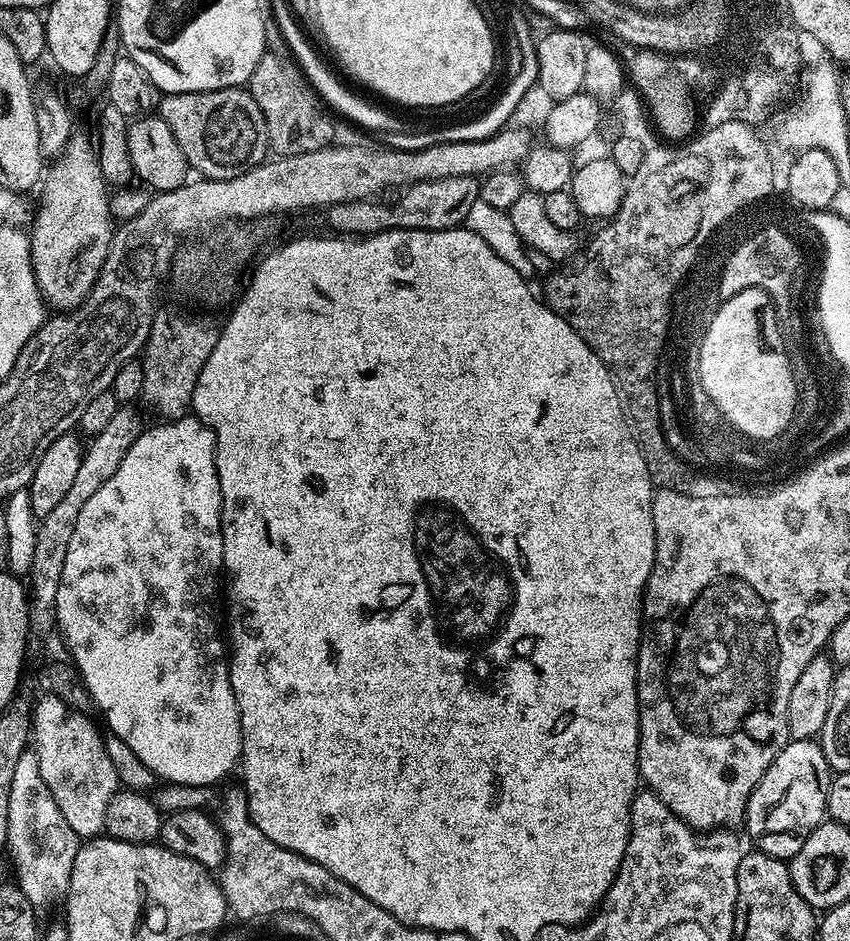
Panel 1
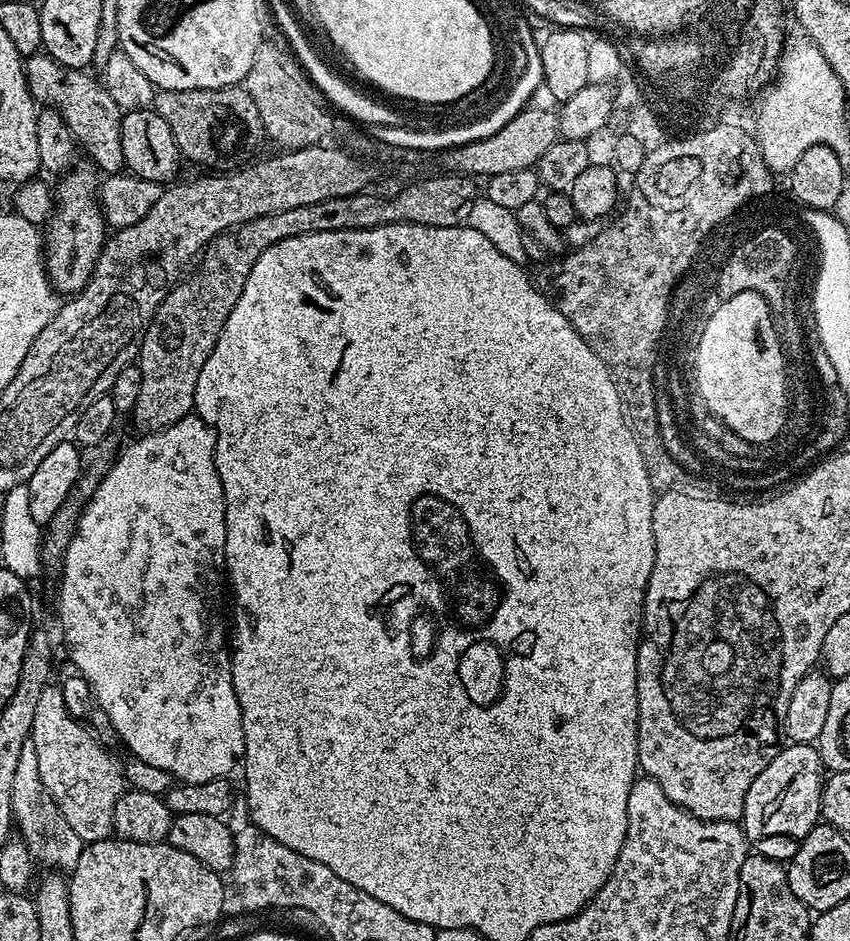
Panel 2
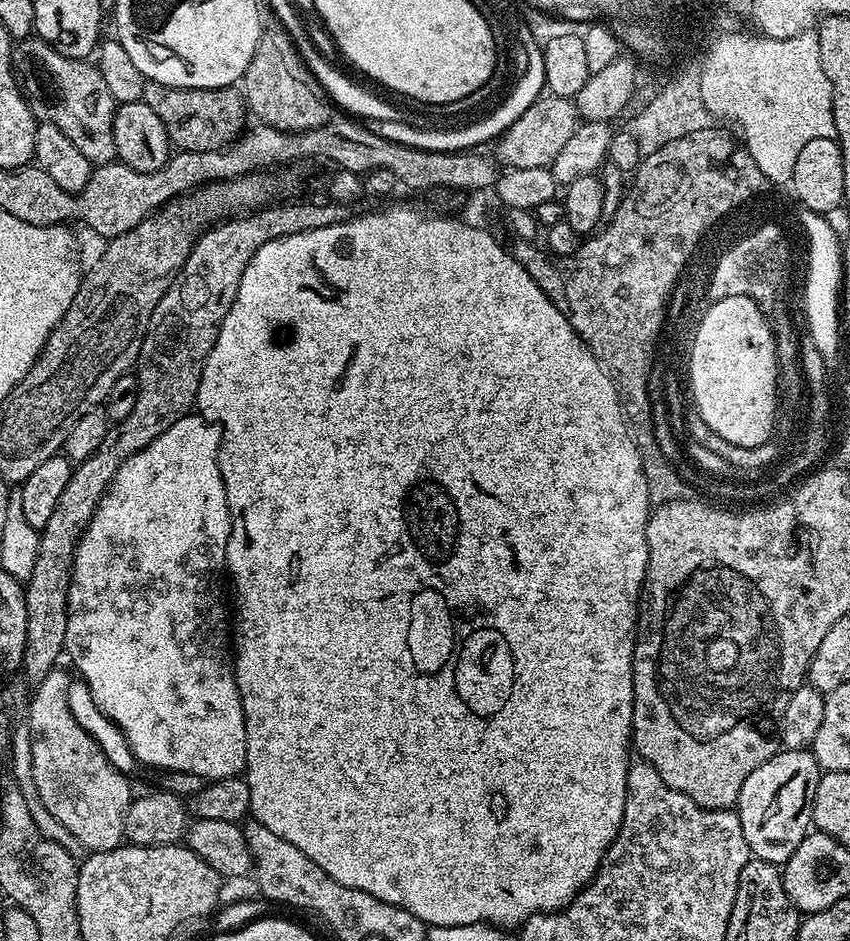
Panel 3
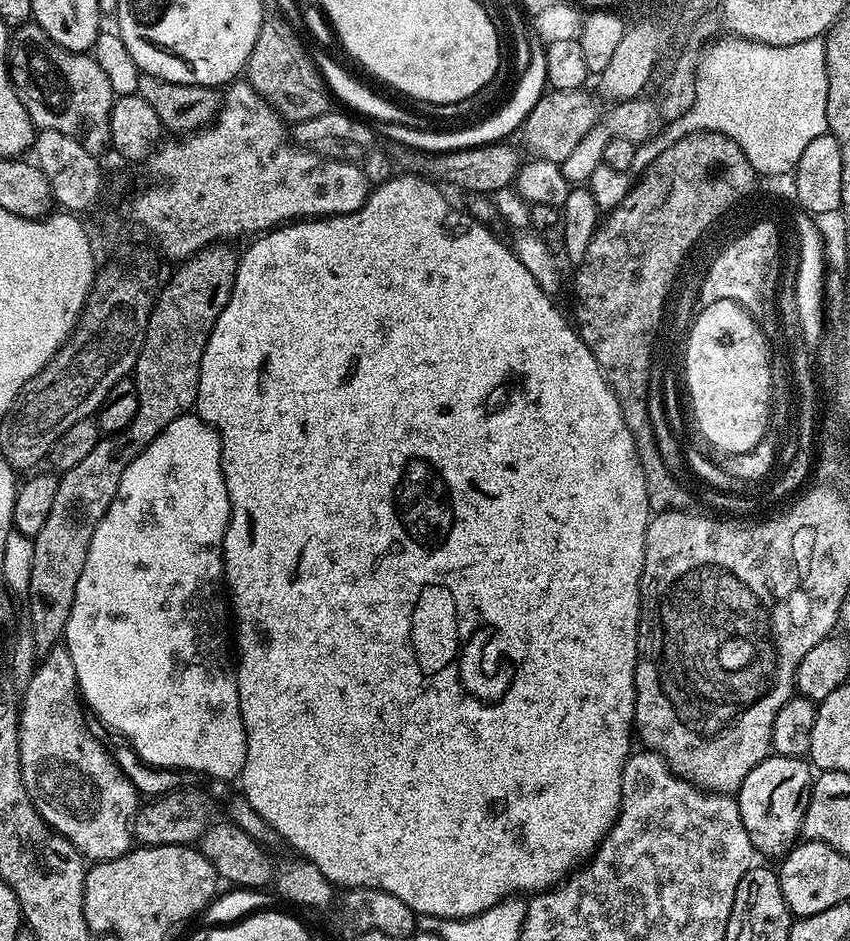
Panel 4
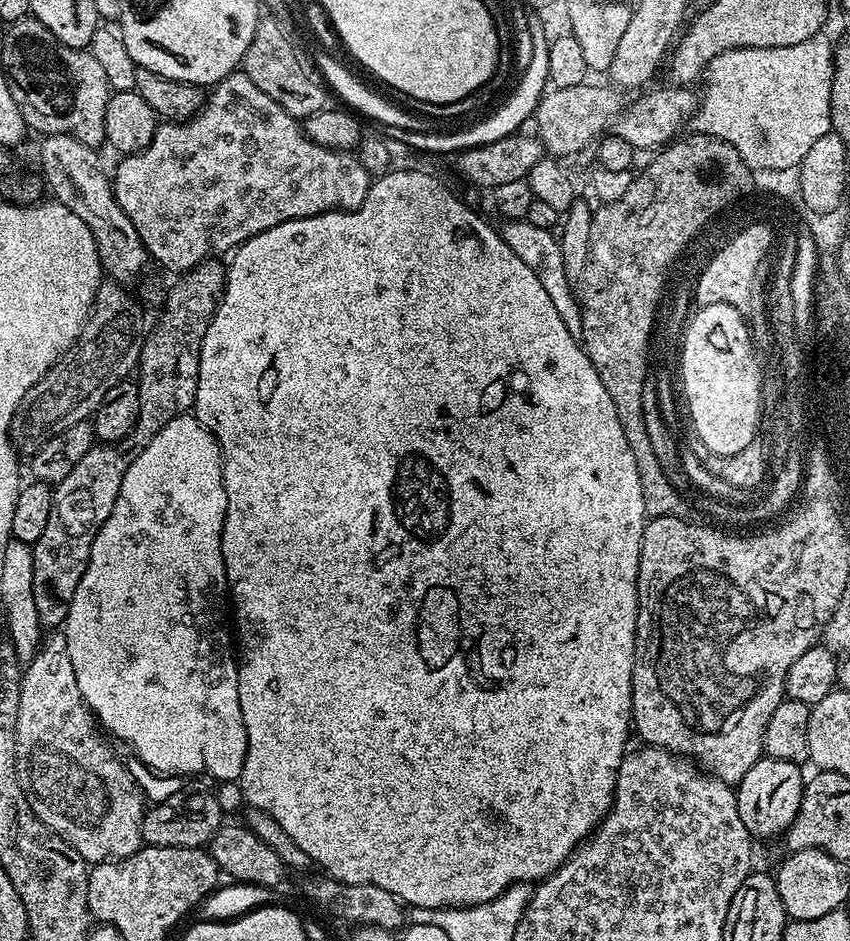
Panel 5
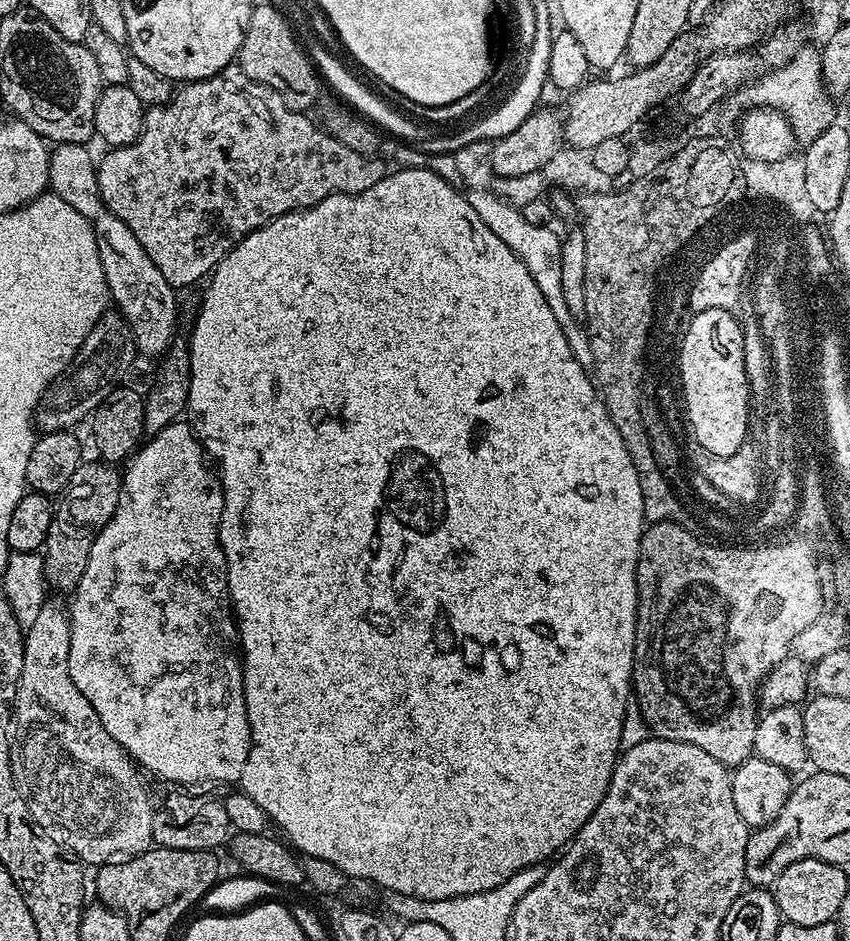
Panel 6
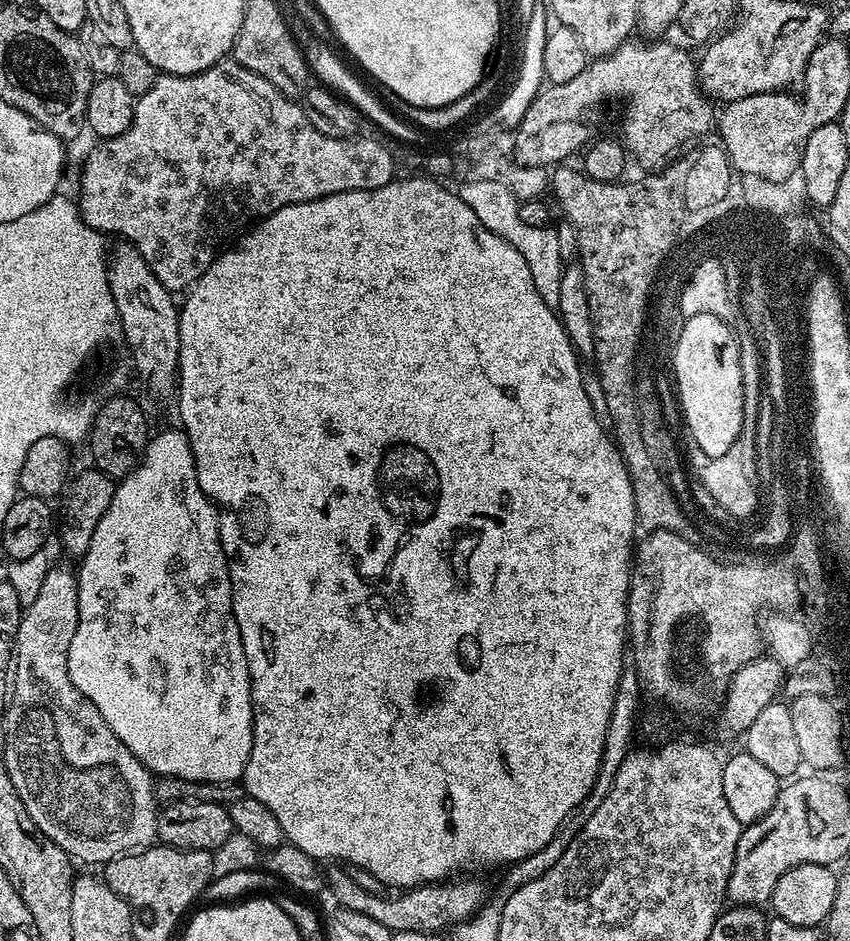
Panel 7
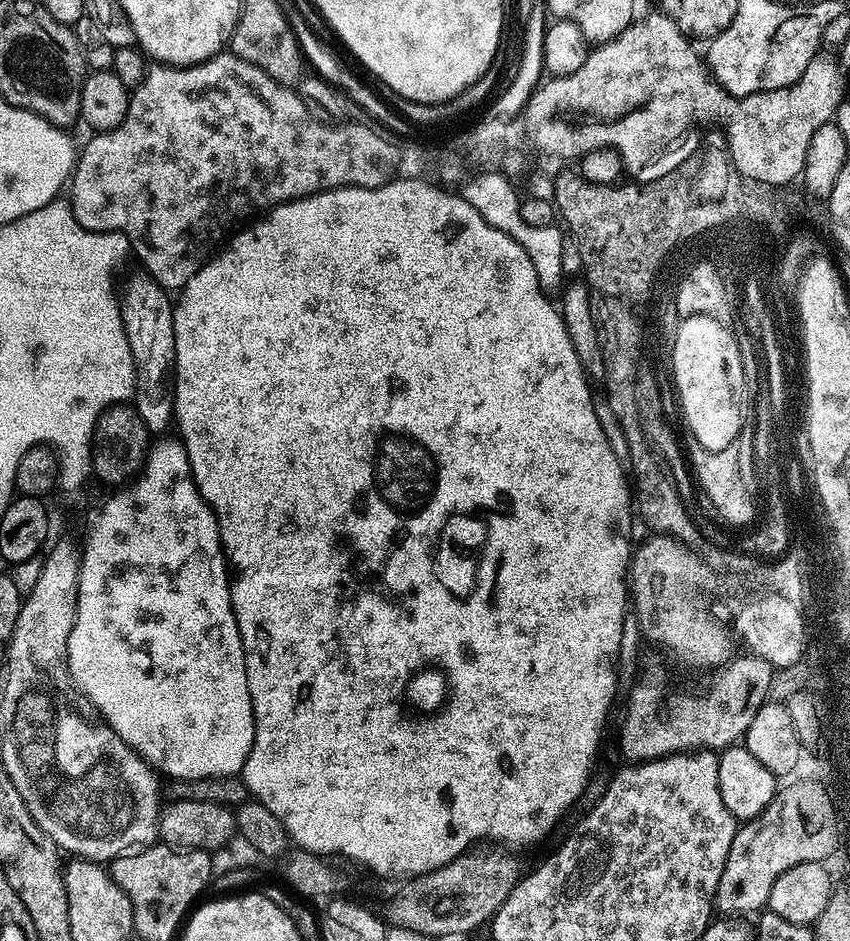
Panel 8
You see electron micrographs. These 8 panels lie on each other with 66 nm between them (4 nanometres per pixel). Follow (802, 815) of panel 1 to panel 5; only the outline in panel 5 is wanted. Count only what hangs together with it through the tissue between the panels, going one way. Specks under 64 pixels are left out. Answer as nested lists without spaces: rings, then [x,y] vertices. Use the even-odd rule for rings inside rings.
[[[762,758],[742,778],[735,789],[738,814],[742,818],[742,826],[757,841],[768,840],[771,836],[783,837],[800,809],[804,797],[806,776],[803,776],[801,765],[791,764],[785,760]]]

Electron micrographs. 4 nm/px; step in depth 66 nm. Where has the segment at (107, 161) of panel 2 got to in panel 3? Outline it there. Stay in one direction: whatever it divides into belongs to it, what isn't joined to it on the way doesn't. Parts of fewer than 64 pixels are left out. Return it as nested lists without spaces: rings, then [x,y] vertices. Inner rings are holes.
[[[29,38],[19,41],[12,50],[12,66],[16,73],[20,91],[28,102],[28,108],[38,118],[43,117],[47,123],[52,124],[88,159],[93,166],[110,163],[116,160],[116,147],[114,146],[114,114],[118,107],[114,98],[110,98],[110,89],[102,74],[97,70],[95,63],[87,59],[75,60],[66,58],[66,54],[58,54],[45,40]]]

